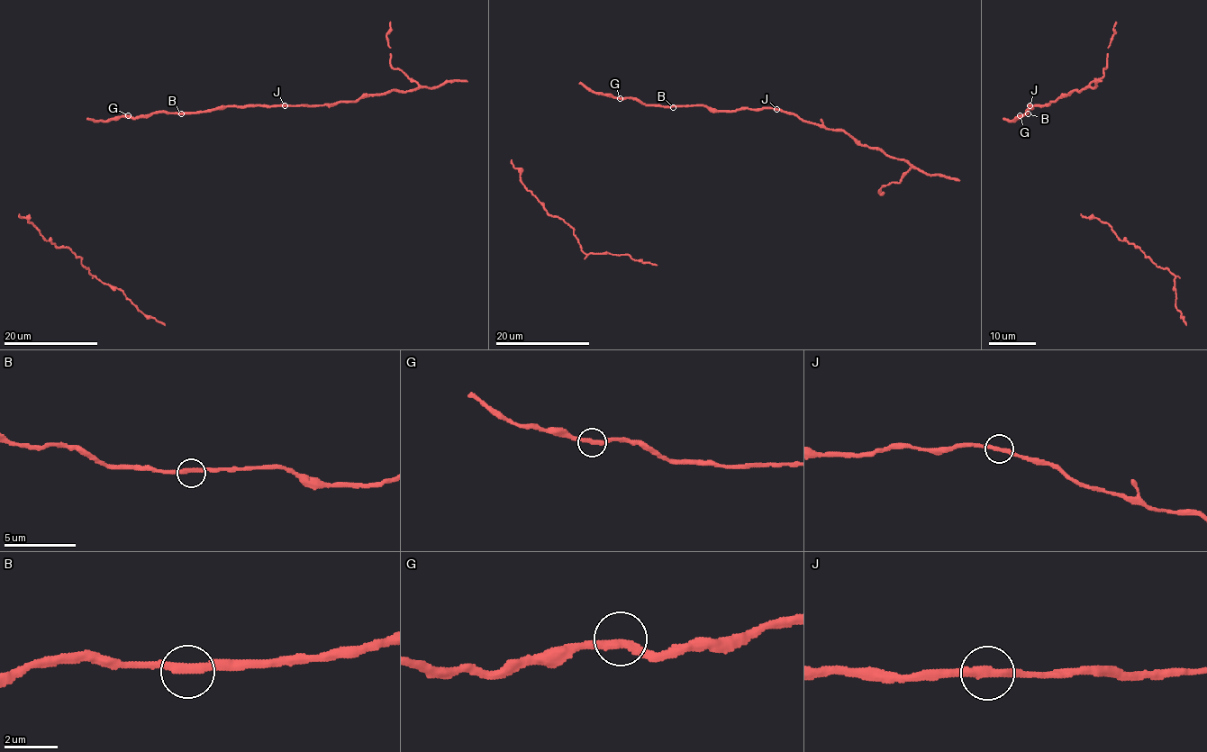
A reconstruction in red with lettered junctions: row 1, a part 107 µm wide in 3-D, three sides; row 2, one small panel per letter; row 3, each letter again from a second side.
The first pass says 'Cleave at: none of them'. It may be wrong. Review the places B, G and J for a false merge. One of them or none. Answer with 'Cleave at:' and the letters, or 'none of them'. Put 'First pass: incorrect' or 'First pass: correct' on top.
First pass: correct
Cleave at: none of them

